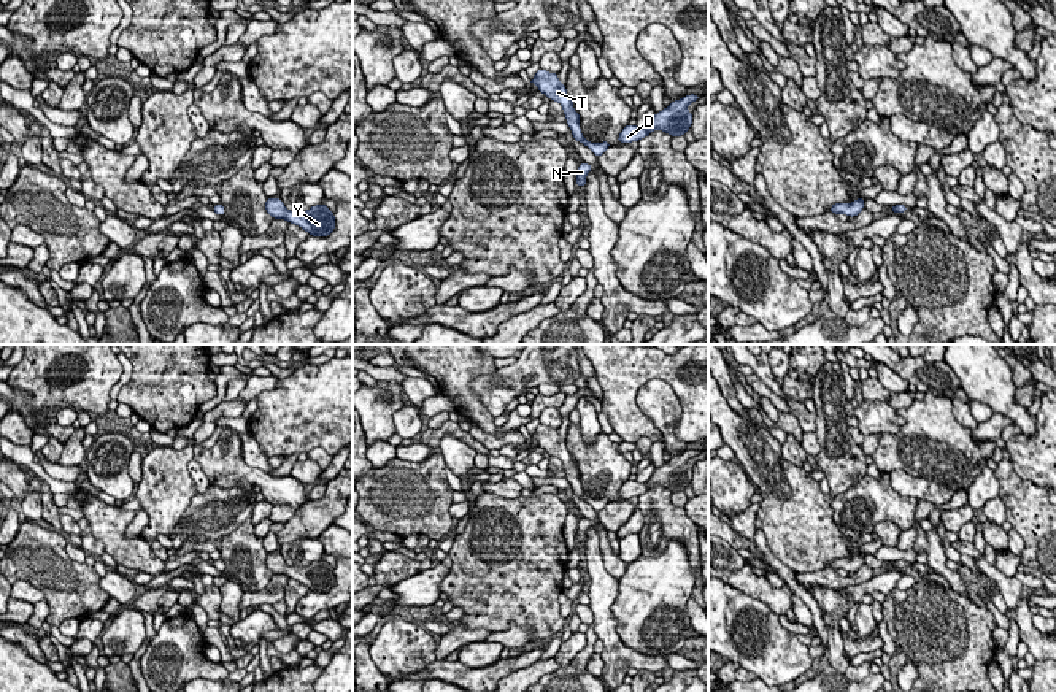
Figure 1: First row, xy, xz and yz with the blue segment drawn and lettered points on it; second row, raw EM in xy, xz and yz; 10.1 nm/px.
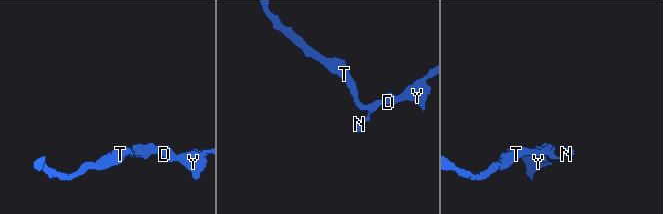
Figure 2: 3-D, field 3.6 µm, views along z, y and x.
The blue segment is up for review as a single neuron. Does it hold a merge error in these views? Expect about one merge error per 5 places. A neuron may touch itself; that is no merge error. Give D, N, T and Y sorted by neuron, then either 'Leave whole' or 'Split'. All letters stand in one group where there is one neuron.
Groups: D N T Y. Leave whole

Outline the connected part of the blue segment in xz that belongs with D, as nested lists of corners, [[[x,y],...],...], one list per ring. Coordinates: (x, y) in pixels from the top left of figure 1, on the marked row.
[[[684,95],[681,100],[672,102],[661,113],[656,113],[646,127],[637,127],[627,124],[618,136],[619,143],[640,141],[654,130],[662,130],[673,136],[683,136],[692,124],[692,113],[688,111],[688,105],[699,100],[700,95]]]

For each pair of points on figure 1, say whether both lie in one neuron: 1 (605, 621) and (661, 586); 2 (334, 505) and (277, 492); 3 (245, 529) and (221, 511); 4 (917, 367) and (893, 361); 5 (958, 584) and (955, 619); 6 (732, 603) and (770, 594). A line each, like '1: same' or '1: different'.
1: different
2: different
3: different
4: same
5: different
6: different

